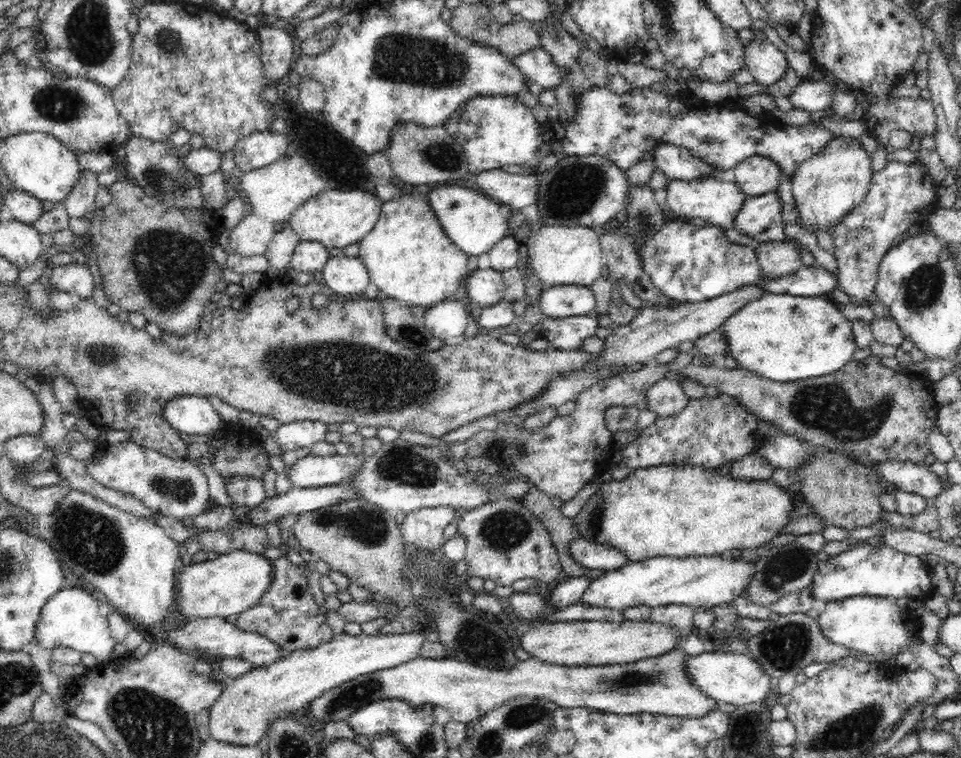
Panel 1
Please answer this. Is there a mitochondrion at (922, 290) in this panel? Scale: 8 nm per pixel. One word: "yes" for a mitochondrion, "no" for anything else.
yes

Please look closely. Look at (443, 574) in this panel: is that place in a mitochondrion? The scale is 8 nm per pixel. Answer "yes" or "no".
no

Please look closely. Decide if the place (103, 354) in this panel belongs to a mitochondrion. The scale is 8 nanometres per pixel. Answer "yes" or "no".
yes

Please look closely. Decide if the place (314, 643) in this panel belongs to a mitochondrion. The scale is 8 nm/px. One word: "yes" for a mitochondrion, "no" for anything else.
no

